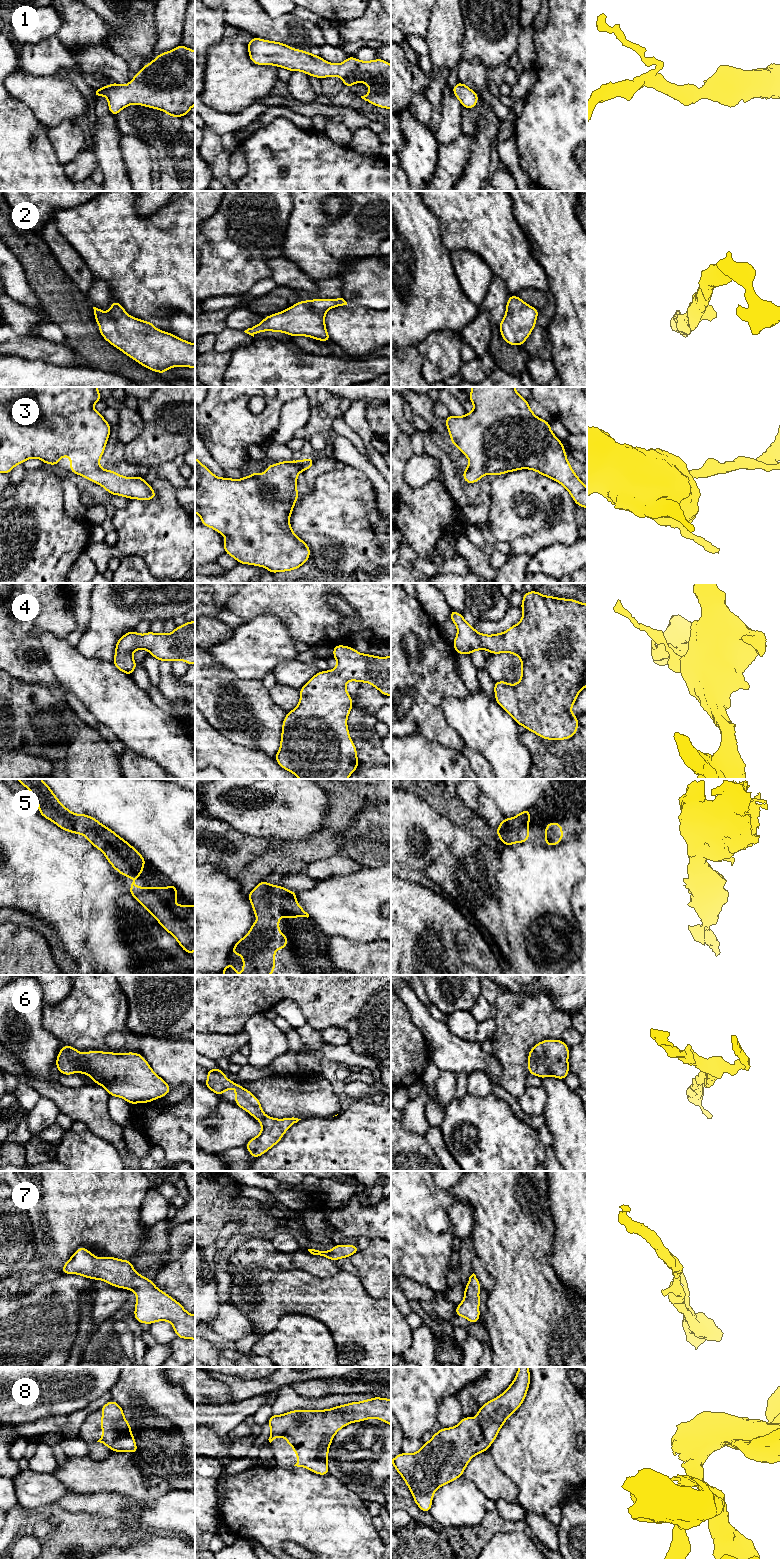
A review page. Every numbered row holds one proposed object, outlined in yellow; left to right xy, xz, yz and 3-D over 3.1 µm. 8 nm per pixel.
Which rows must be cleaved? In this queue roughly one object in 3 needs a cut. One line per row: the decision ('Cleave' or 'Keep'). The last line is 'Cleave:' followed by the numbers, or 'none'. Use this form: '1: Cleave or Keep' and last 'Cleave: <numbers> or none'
1: Keep
2: Keep
3: Keep
4: Keep
5: Keep
6: Keep
7: Keep
8: Keep
Cleave: none

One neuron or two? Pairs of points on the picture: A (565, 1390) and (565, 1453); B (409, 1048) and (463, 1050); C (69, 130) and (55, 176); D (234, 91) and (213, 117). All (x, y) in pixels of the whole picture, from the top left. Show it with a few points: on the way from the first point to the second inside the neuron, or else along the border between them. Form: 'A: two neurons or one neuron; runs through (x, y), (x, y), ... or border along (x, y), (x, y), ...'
A: one neuron; runs through (565, 1406), (565, 1437)
B: two neurons; border along (414, 1024), (420, 1029), (428, 1044)
C: two neurons; border along (50, 140), (57, 160), (63, 167)
D: two neurons; border along (205, 104), (225, 113), (236, 114), (241, 111)

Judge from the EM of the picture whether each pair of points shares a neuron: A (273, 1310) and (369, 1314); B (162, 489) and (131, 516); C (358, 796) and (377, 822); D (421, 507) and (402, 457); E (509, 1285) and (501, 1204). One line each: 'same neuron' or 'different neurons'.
A: same neuron
B: same neuron
C: different neurons
D: same neuron
E: same neuron

